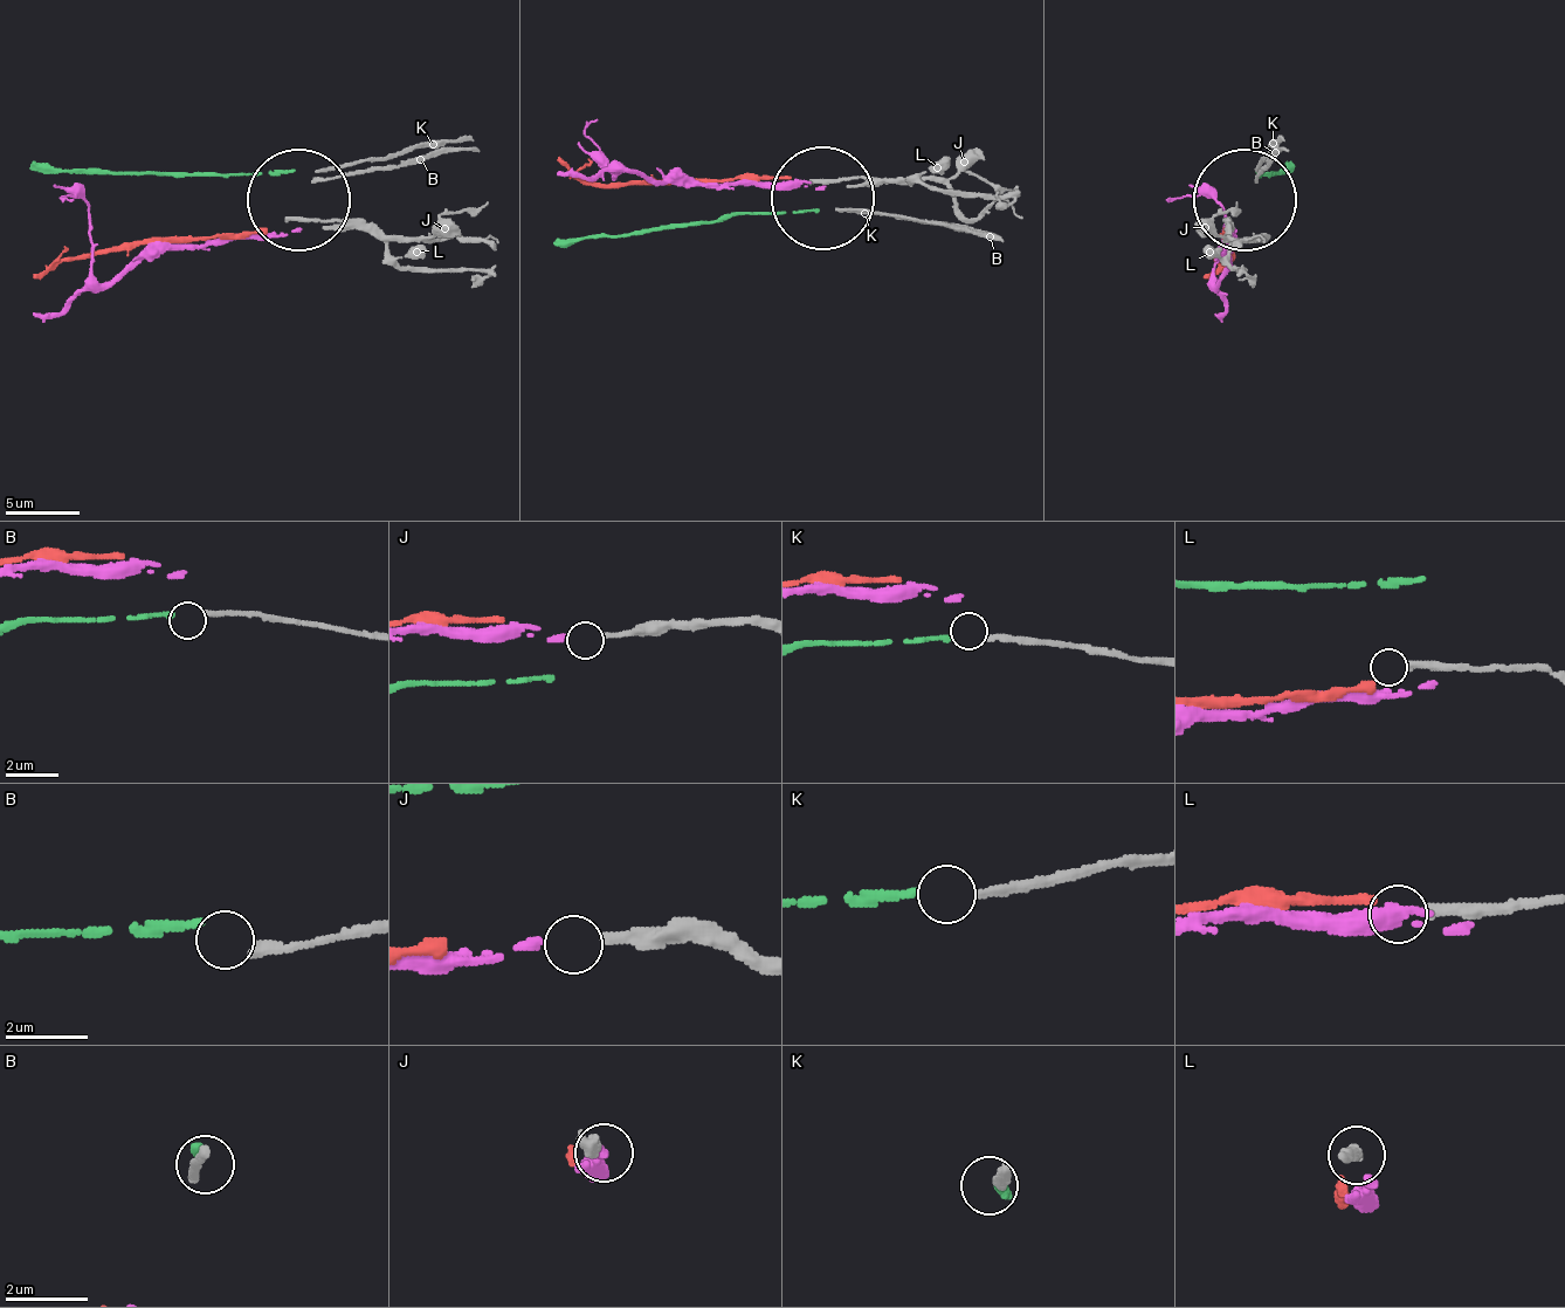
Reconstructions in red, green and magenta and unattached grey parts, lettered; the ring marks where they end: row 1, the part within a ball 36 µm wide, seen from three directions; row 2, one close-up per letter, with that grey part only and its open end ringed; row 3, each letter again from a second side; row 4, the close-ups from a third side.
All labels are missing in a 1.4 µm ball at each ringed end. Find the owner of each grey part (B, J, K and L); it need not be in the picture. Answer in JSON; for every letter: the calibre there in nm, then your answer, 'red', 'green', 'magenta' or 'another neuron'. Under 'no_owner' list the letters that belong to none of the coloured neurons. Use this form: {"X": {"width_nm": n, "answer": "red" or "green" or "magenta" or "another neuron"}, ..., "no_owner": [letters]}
{"B": {"width_nm": 200, "answer": "another neuron"}, "J": {"width_nm": 220, "answer": "magenta"}, "K": {"width_nm": 190, "answer": "green"}, "L": {"width_nm": 280, "answer": "another neuron"}, "no_owner": ["B", "L"]}

